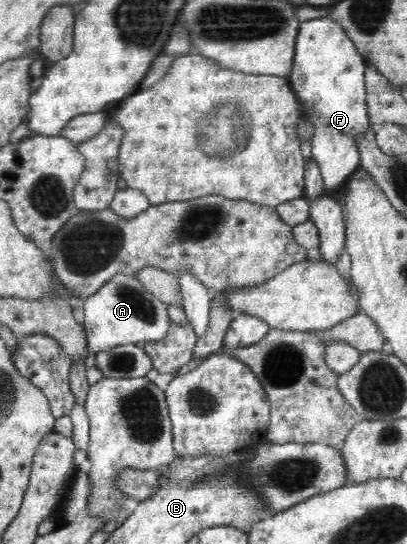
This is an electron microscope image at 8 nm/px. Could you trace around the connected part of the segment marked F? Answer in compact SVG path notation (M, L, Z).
M329 17L313 18L300 23L295 41L290 86L310 114L313 124L312 160L319 167L325 192L335 190L358 170L360 156L356 140L370 128L366 107L366 62L358 47L339 23Z

